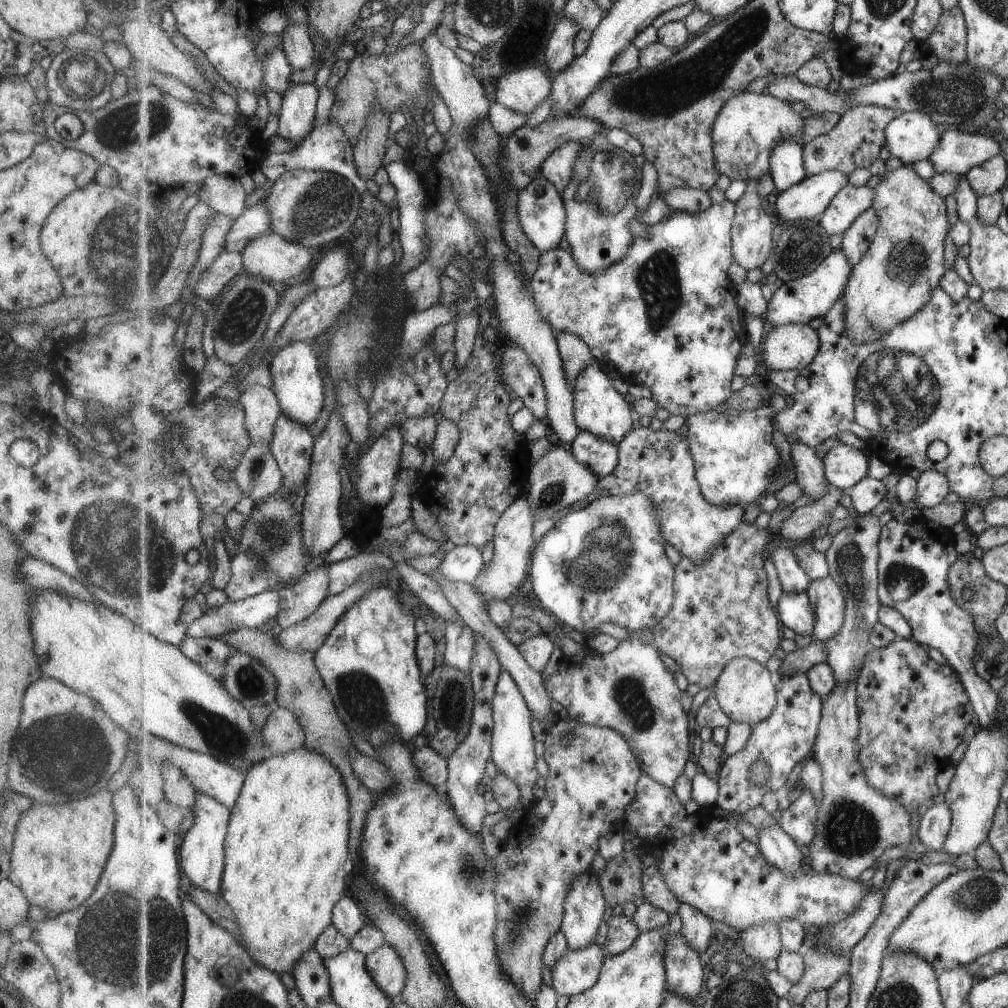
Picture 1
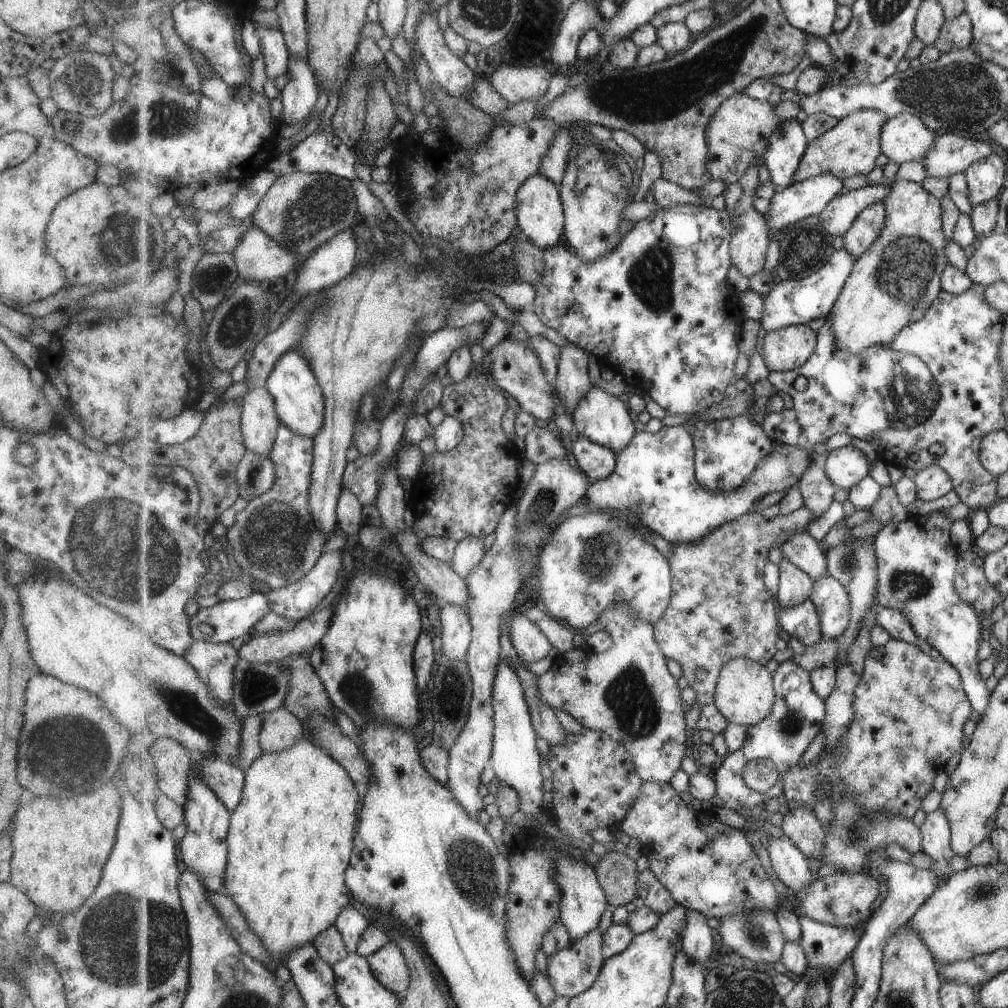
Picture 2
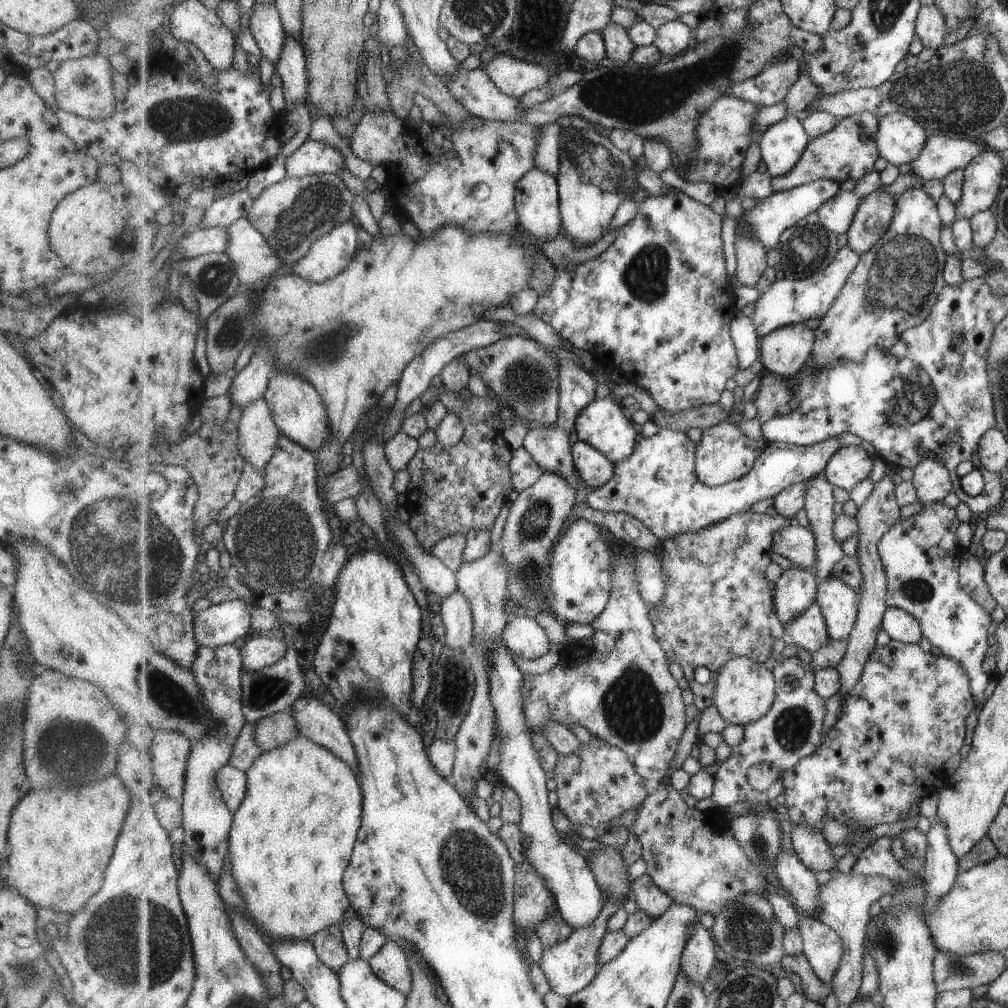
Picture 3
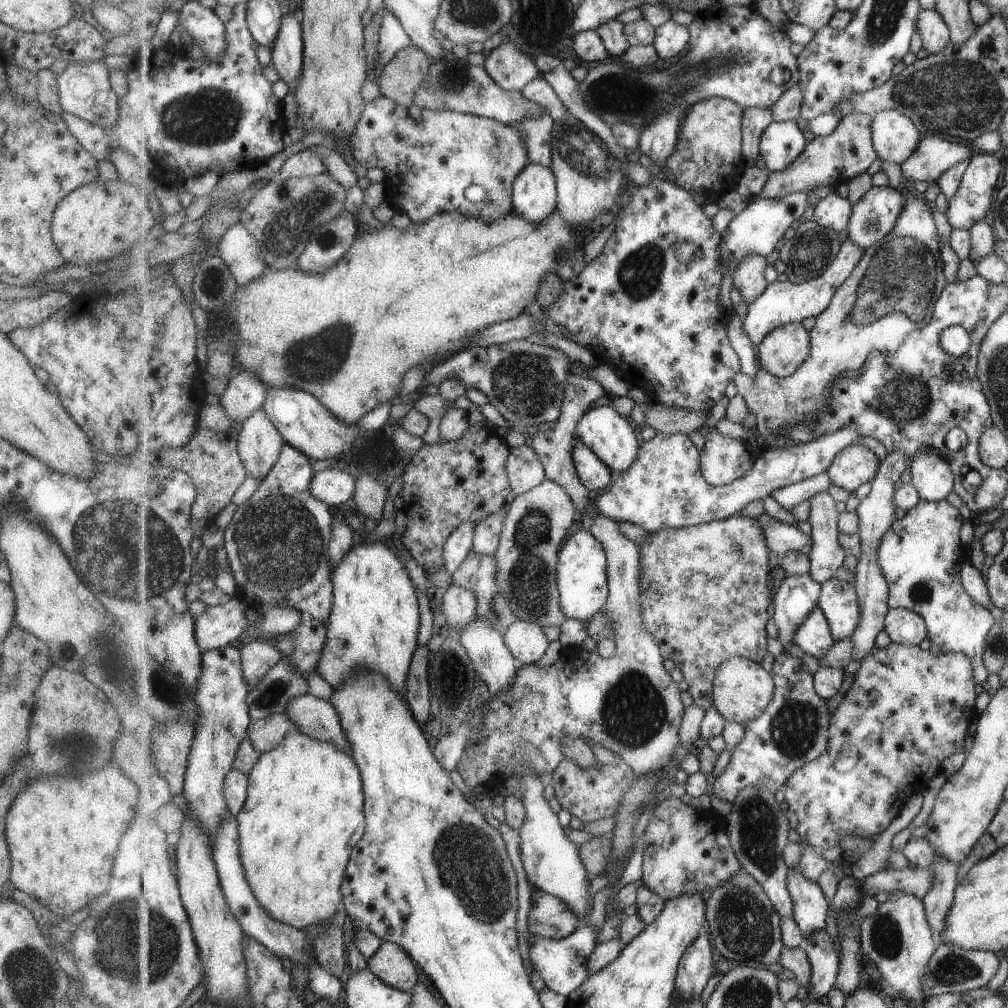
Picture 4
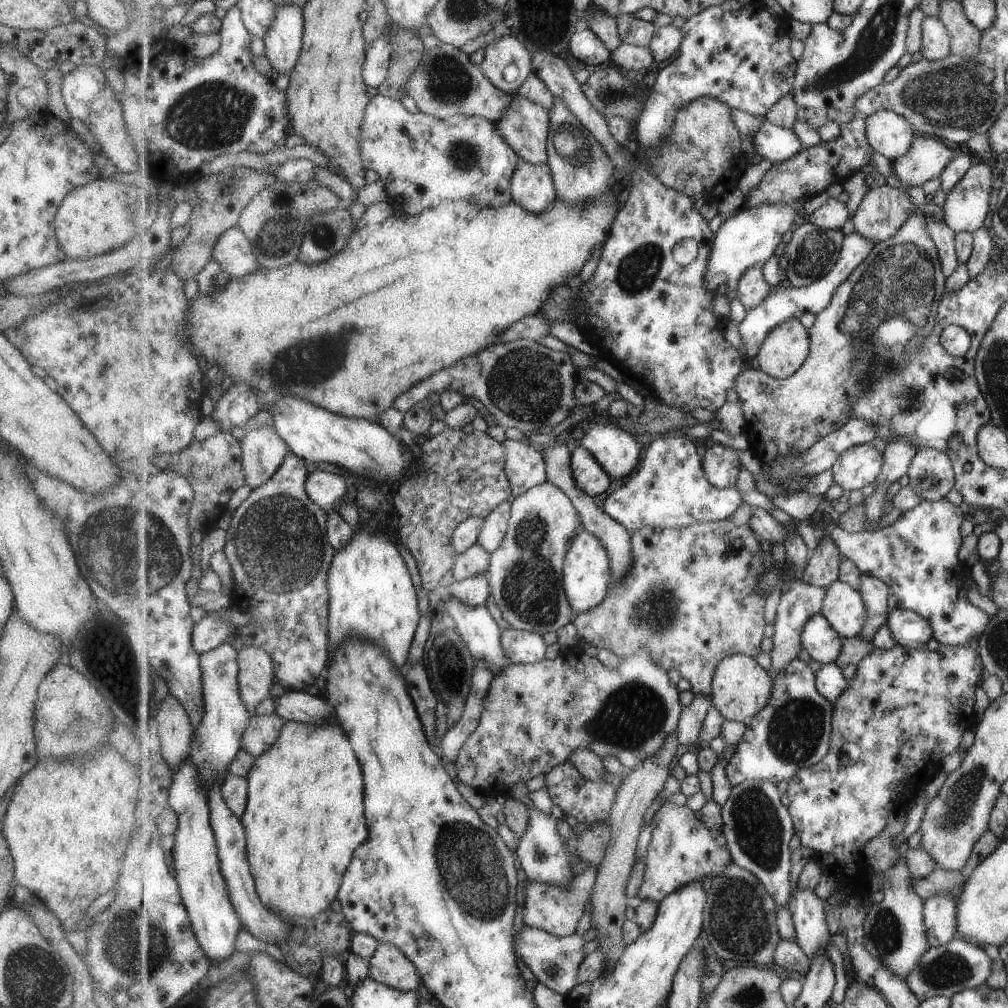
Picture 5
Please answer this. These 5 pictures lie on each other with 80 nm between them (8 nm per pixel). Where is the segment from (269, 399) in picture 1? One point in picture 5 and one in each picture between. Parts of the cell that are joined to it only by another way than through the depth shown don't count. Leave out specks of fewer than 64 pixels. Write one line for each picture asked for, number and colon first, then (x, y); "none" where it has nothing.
2: (260, 423)
3: (259, 434)
4: (260, 443)
5: (264, 450)

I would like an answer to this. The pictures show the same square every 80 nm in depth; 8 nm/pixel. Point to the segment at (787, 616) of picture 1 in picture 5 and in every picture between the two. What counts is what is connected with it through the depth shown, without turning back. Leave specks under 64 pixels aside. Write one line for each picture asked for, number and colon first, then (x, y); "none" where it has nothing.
2: (802, 622)
3: (809, 631)
4: (814, 637)
5: (823, 644)

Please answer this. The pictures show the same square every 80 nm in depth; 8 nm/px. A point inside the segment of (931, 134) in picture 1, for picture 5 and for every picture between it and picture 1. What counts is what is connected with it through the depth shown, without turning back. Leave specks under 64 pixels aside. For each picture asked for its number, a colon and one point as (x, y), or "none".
2: (905, 138)
3: (900, 138)
4: (896, 137)
5: (891, 135)

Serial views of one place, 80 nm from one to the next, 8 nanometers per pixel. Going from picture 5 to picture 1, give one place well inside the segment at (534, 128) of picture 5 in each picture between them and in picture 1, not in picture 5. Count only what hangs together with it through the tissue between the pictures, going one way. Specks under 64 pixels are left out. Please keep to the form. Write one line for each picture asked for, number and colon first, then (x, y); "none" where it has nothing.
1: (559, 168)
2: (553, 166)
3: (548, 157)
4: (537, 130)

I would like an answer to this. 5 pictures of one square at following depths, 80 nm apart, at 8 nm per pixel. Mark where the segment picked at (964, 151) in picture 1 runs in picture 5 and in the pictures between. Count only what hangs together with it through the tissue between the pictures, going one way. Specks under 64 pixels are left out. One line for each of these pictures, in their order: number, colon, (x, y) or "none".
2: (952, 153)
3: (940, 155)
4: (934, 155)
5: (925, 161)

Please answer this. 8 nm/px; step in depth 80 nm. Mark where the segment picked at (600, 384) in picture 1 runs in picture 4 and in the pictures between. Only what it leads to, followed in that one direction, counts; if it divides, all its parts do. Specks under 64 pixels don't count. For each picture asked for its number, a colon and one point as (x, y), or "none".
2: (607, 420)
3: (604, 424)
4: (613, 437)

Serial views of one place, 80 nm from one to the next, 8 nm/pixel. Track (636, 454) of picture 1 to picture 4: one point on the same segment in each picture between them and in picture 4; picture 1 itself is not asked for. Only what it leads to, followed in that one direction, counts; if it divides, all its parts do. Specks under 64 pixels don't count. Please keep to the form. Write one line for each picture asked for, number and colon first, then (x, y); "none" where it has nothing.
2: (656, 474)
3: (659, 485)
4: (665, 488)

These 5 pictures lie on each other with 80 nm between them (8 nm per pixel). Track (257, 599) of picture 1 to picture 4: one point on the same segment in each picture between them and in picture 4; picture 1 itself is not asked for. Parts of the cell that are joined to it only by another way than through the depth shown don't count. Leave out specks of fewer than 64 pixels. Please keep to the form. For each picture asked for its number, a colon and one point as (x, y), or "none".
2: (228, 621)
3: (228, 622)
4: (218, 626)

